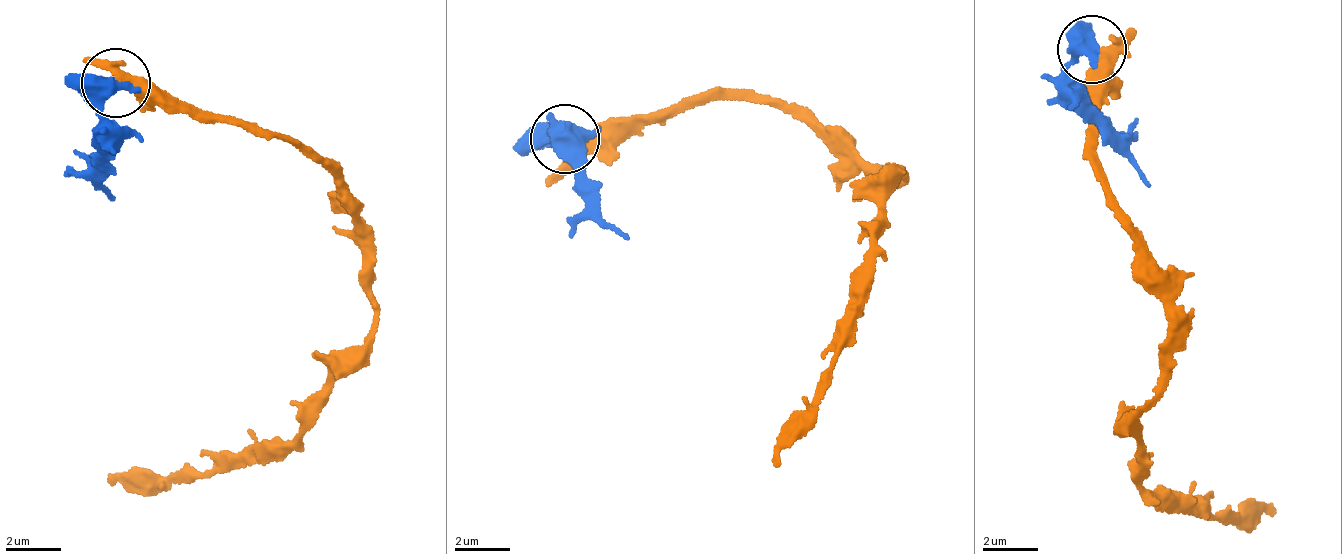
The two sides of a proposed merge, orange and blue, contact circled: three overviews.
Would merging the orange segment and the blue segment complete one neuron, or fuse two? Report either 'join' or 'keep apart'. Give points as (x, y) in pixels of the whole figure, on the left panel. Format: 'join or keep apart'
keep apart

